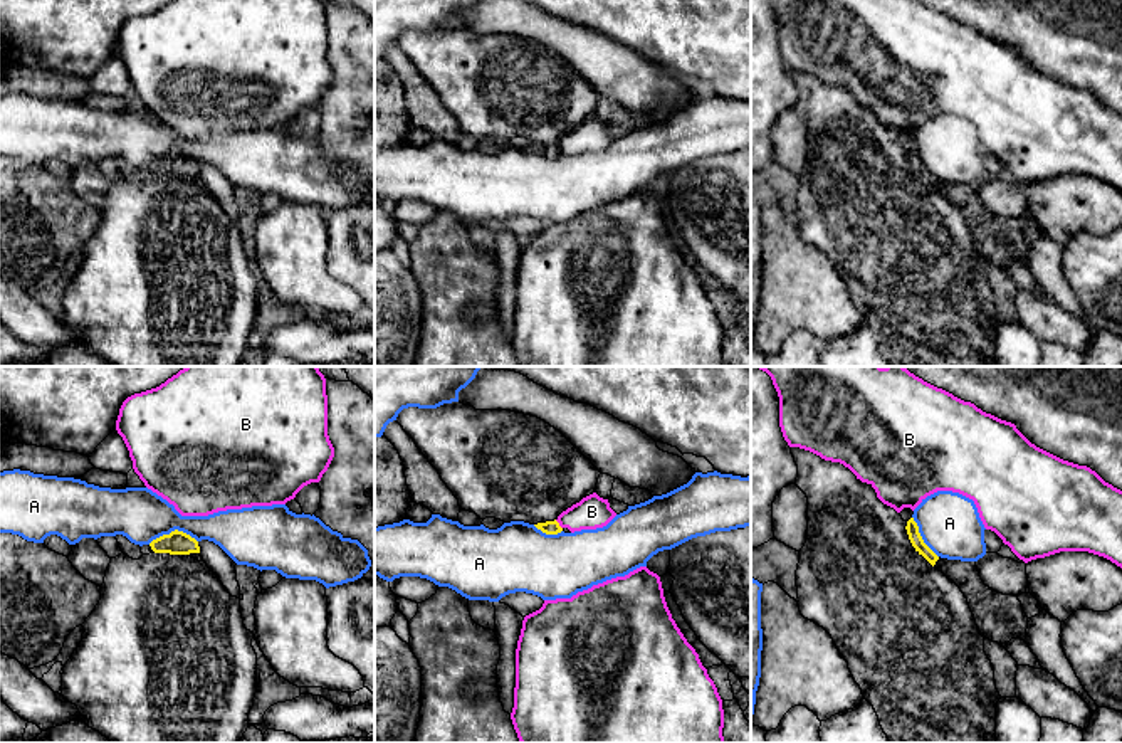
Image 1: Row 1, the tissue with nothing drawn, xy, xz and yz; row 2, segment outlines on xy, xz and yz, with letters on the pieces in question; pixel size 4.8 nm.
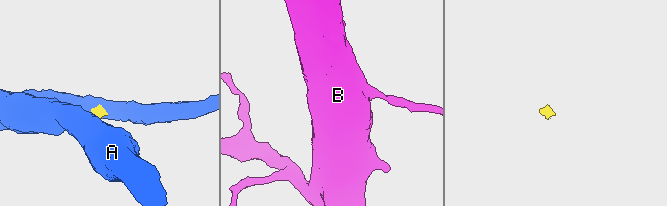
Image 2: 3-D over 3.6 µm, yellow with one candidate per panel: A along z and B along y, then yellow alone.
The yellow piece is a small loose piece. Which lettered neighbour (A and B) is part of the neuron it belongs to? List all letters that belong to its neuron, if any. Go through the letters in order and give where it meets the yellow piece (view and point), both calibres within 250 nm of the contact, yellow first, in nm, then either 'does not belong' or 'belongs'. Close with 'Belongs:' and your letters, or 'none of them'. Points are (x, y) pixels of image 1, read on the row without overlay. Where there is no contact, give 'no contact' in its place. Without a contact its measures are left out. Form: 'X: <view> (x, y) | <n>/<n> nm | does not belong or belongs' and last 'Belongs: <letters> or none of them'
A: xy (172, 155) | 110/260 nm | does not belong
B: xz (558, 148) | 60/160 nm | does not belong
Belongs: none of them

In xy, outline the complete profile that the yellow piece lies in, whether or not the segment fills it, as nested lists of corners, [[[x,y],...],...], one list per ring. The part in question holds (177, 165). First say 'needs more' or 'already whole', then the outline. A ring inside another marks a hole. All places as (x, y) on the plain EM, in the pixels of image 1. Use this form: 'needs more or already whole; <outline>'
needs more; [[[178,153],[153,163],[149,168],[141,170],[143,178],[149,178],[153,175],[170,178],[188,178],[202,185],[198,165]]]

